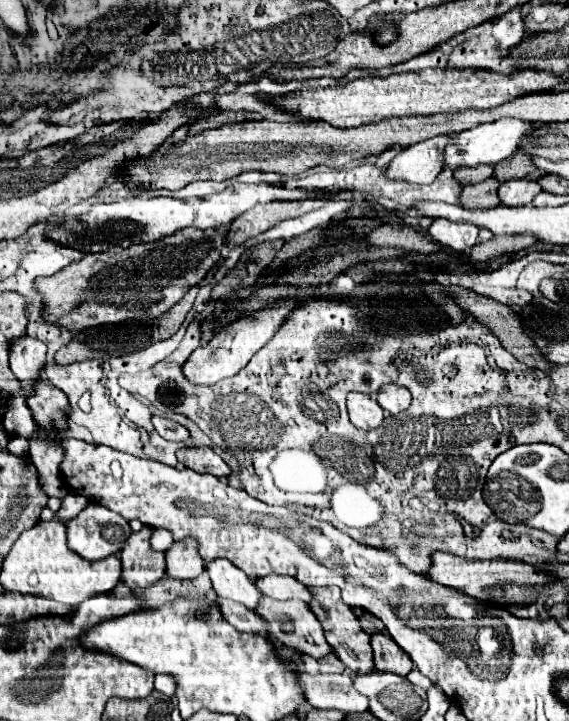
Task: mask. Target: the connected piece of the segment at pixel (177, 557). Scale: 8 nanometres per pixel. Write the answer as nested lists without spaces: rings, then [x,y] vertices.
[[[186,537],[166,551],[166,575],[176,579],[194,579],[204,571],[204,559],[198,553],[198,541]]]

